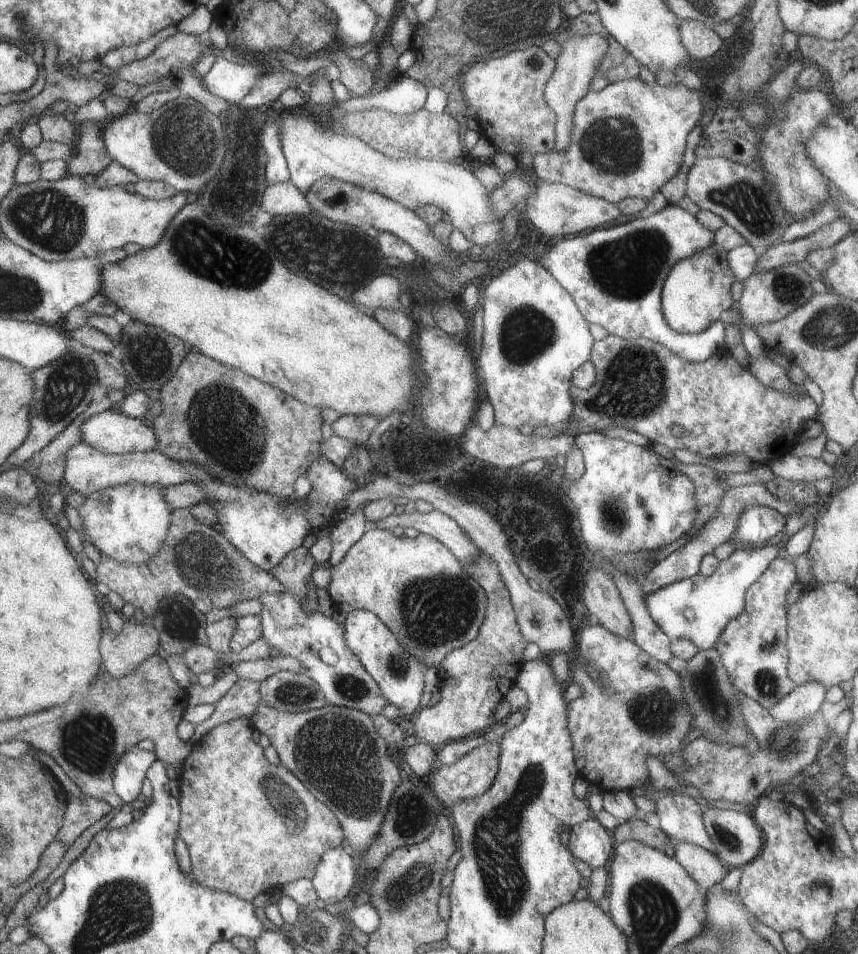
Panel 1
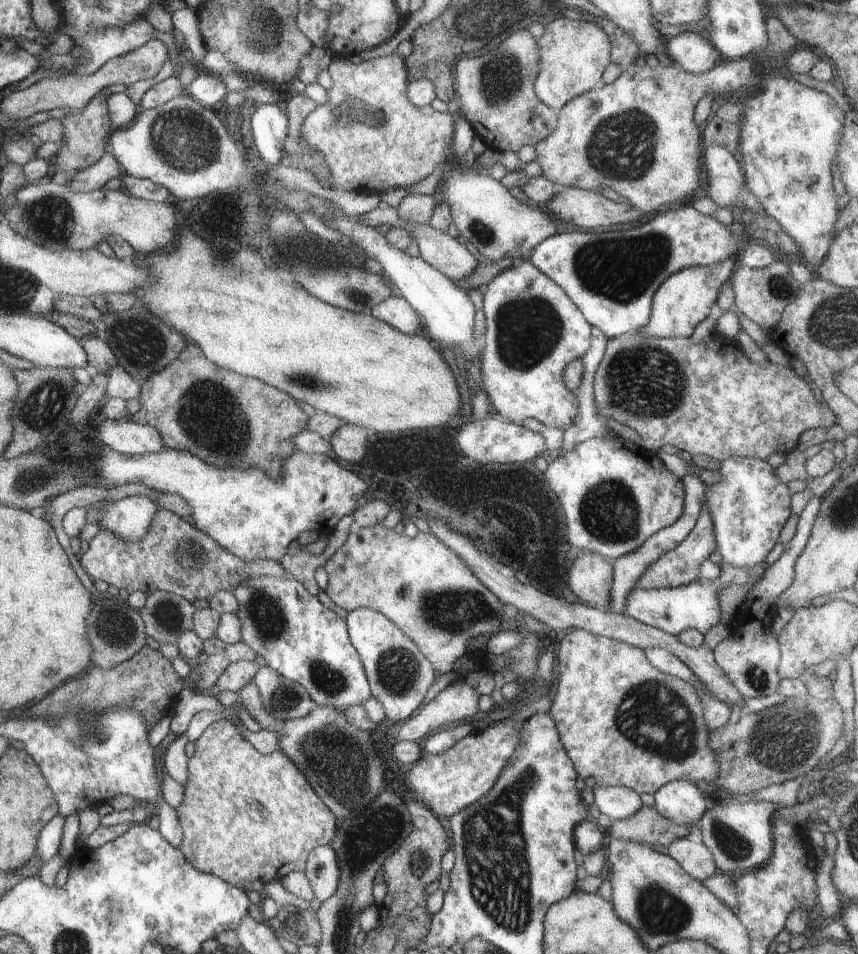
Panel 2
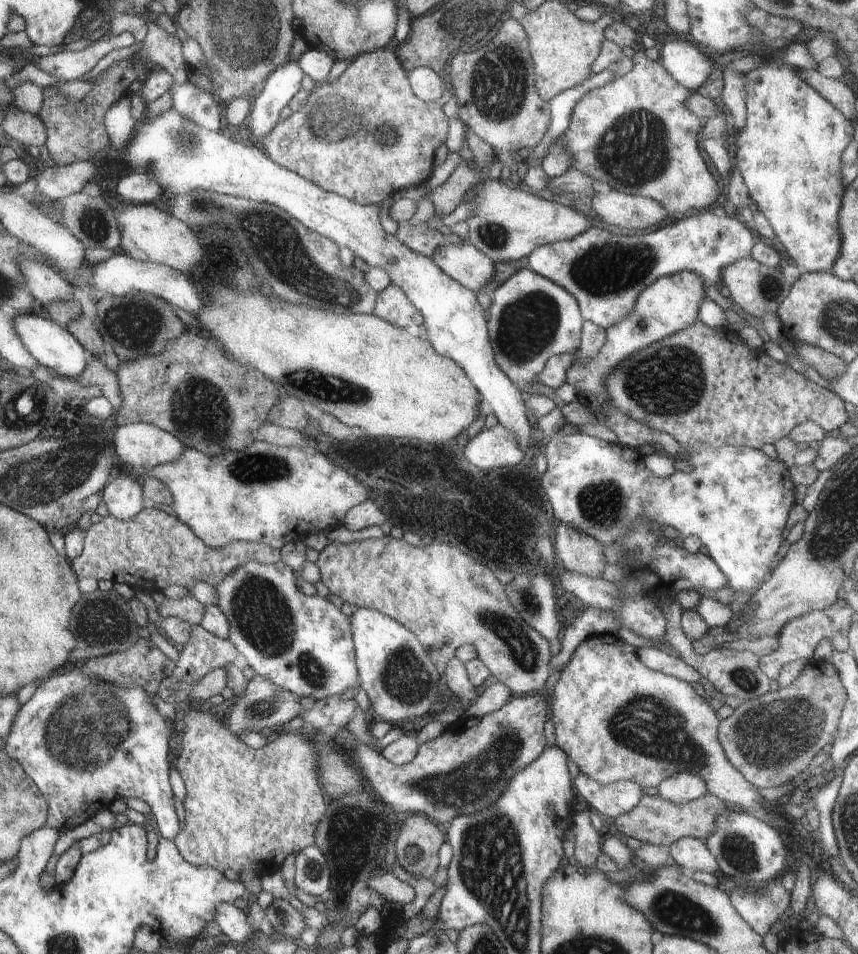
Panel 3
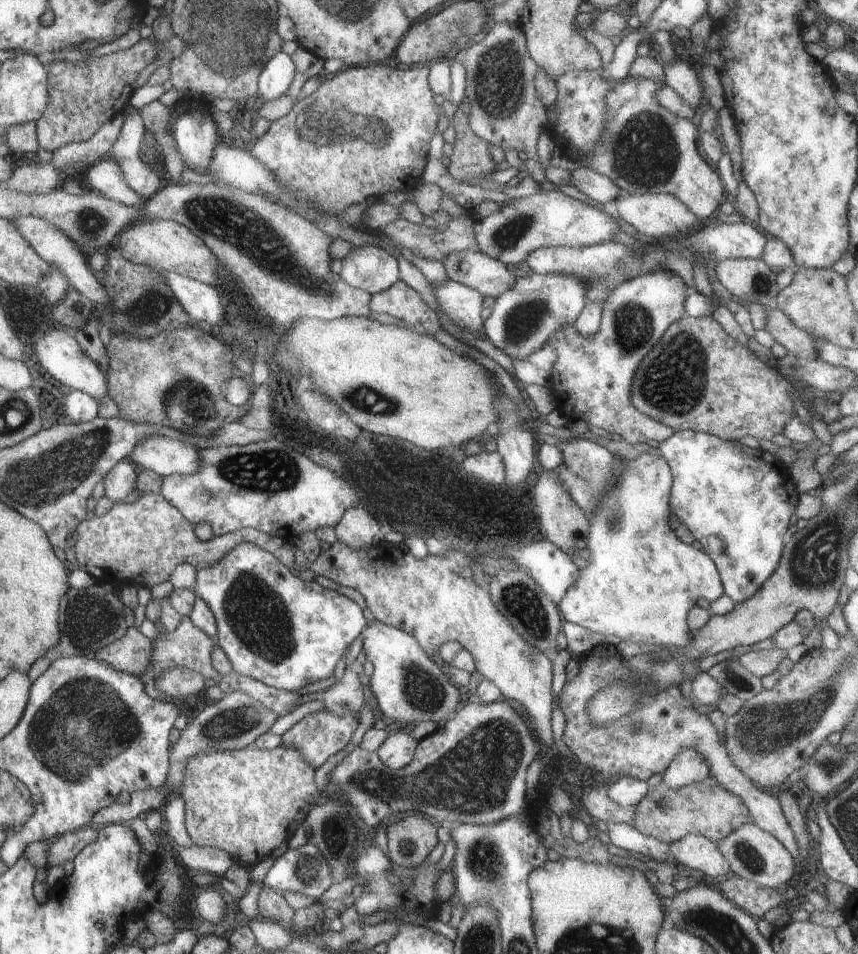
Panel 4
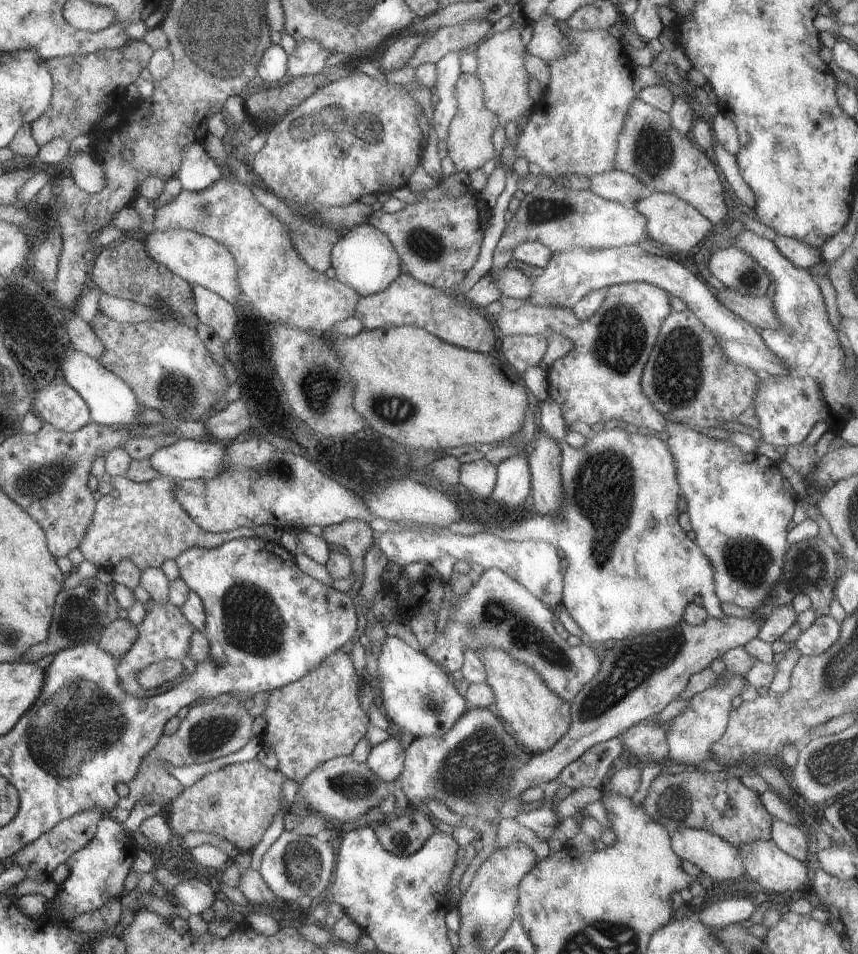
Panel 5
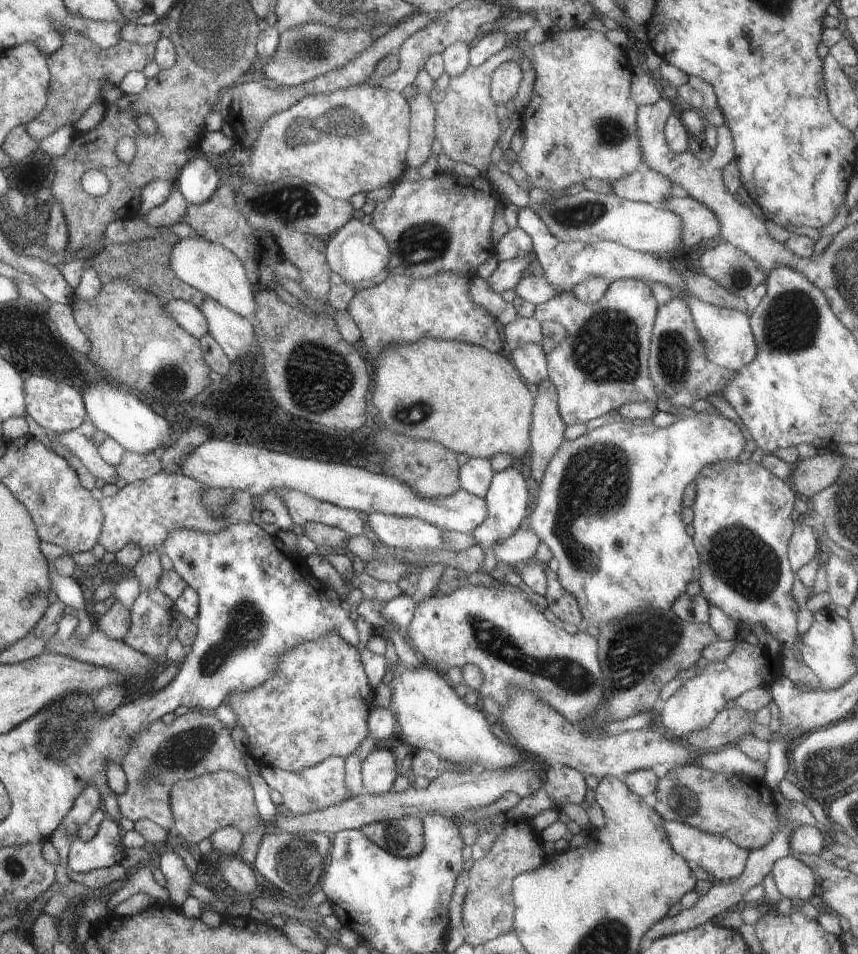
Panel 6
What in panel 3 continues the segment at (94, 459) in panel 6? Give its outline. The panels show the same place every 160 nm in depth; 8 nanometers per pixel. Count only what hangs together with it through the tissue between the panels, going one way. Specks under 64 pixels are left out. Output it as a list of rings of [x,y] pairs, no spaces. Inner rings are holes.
[[[145,508],[132,520],[121,520],[103,517],[98,524],[92,524],[86,536],[82,554],[73,558],[74,570],[80,576],[94,577],[96,580],[111,580],[113,583],[120,582],[128,584],[132,589],[150,593],[156,590],[164,590],[172,584],[184,586],[191,589],[196,583],[208,583],[215,587],[226,578],[227,574],[234,573],[238,566],[245,565],[246,562],[279,564],[283,555],[281,550],[265,546],[258,542],[245,542],[244,540],[234,540],[229,546],[223,549],[208,547],[194,532],[182,523],[179,517],[170,516],[155,508]]]

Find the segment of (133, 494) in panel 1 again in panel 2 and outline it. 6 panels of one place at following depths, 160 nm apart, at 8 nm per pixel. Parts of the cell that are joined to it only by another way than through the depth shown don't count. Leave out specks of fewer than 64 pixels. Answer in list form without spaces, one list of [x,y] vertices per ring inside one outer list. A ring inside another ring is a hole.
[[[132,495],[104,505],[102,518],[97,523],[102,531],[113,532],[128,543],[142,542],[159,509],[153,499]]]

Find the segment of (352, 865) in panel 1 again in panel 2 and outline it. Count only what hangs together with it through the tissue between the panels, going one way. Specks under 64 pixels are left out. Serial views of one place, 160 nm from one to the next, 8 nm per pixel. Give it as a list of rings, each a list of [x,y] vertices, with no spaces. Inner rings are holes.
[[[332,844],[322,845],[309,854],[304,873],[310,881],[315,897],[328,901],[340,888],[341,863]]]

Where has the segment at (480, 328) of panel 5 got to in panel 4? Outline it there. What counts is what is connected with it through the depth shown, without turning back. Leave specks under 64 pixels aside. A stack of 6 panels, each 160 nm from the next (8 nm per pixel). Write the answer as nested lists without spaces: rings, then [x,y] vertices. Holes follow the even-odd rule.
[[[402,280],[372,296],[372,312],[403,320],[418,333],[436,334],[442,331],[438,314]]]

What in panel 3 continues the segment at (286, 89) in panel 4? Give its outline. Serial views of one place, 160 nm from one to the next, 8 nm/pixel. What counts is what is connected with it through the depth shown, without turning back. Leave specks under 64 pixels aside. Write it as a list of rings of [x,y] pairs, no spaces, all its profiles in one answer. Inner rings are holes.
[[[289,61],[278,66],[273,74],[270,74],[262,90],[261,97],[253,101],[248,122],[250,122],[250,136],[257,145],[262,145],[268,132],[281,122],[280,113],[286,107],[298,90],[301,90],[301,82],[304,72],[297,62]]]

